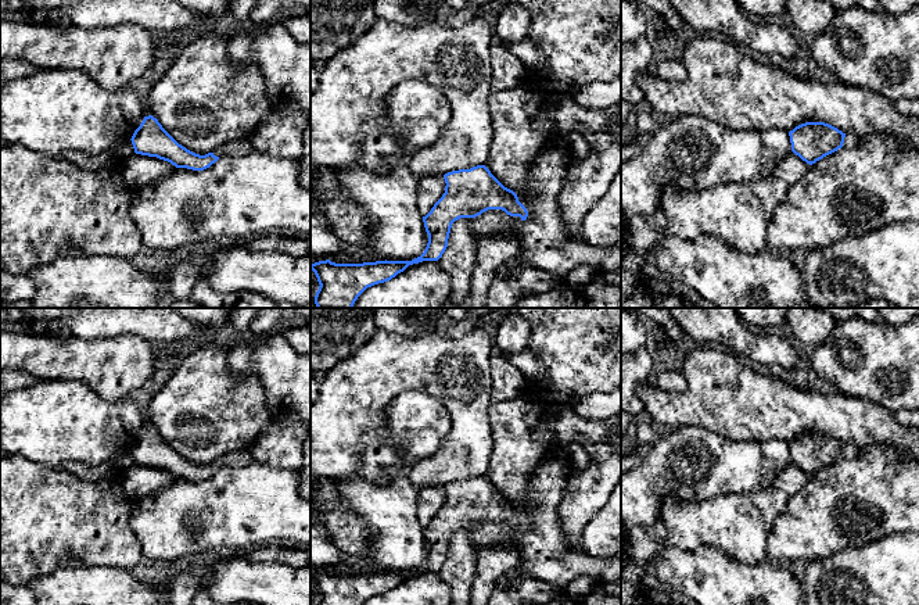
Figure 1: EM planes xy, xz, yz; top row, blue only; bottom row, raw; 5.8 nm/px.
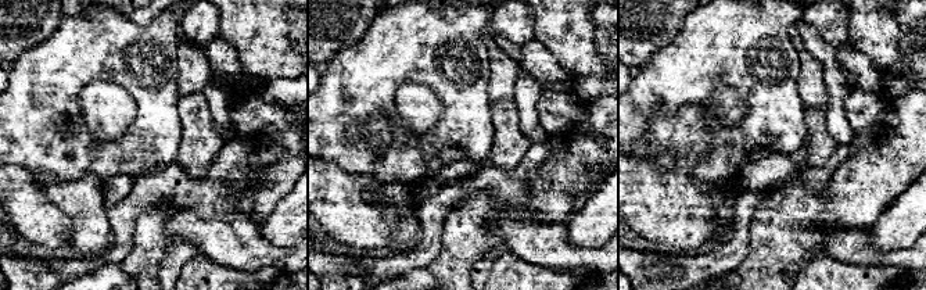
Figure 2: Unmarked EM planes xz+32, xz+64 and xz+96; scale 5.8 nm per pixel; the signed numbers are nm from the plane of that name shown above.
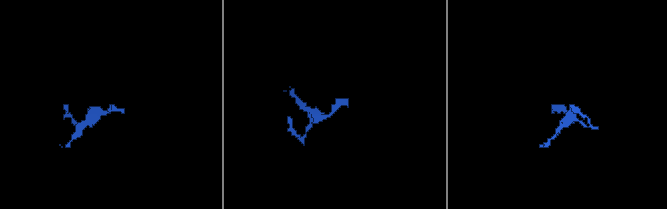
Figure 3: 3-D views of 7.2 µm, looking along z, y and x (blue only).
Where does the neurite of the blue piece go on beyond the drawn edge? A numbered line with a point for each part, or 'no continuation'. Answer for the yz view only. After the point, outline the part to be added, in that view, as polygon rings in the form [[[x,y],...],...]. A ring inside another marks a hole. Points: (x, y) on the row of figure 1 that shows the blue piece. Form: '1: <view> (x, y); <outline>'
1: yz (850, 140); [[[848,133],[844,137],[843,146],[847,147],[847,148],[851,148],[858,143],[858,140],[859,140],[858,136],[855,136],[854,133]]]

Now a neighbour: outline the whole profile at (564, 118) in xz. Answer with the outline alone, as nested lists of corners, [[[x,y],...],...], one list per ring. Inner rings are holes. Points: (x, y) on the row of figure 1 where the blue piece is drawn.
[[[563,100],[554,110],[552,119],[560,136],[577,129],[589,144],[589,153],[585,158],[567,167],[561,190],[556,198],[563,226],[575,241],[582,241],[579,233],[585,215],[606,194],[621,168],[621,100],[602,110],[584,110],[575,100]]]

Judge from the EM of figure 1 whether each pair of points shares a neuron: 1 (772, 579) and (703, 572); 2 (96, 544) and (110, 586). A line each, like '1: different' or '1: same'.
1: same
2: different

